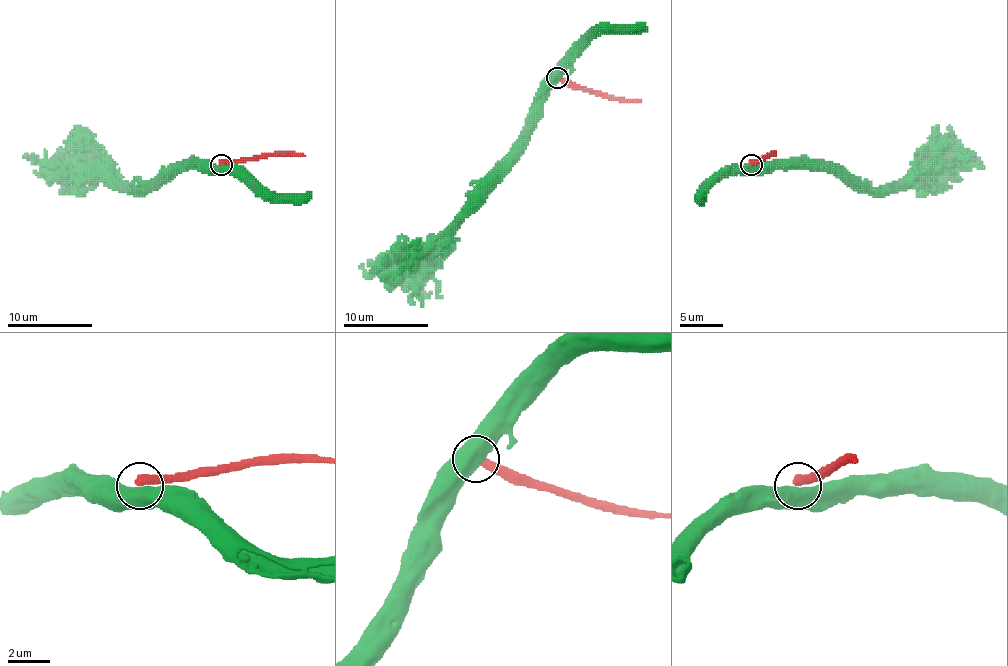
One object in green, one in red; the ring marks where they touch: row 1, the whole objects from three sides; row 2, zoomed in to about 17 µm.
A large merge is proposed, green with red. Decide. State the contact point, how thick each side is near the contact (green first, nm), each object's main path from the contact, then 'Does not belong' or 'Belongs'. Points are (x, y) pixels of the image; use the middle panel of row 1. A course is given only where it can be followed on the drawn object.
Place: (557, 78). Thickness 750 nm (green) against 420 nm. Course of green: (557, 78), (525, 149), (449, 225), (425, 245), (395, 251), (372, 274), (361, 264). Course of red: (557, 78), (641, 102). Does not belong

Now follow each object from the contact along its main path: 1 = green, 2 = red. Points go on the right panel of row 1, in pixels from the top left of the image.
1: (751, 166), (841, 166), (873, 188), (895, 188), (901, 181), (928, 181), (951, 162), (941, 153)
2: (751, 164), (767, 155), (775, 155)

